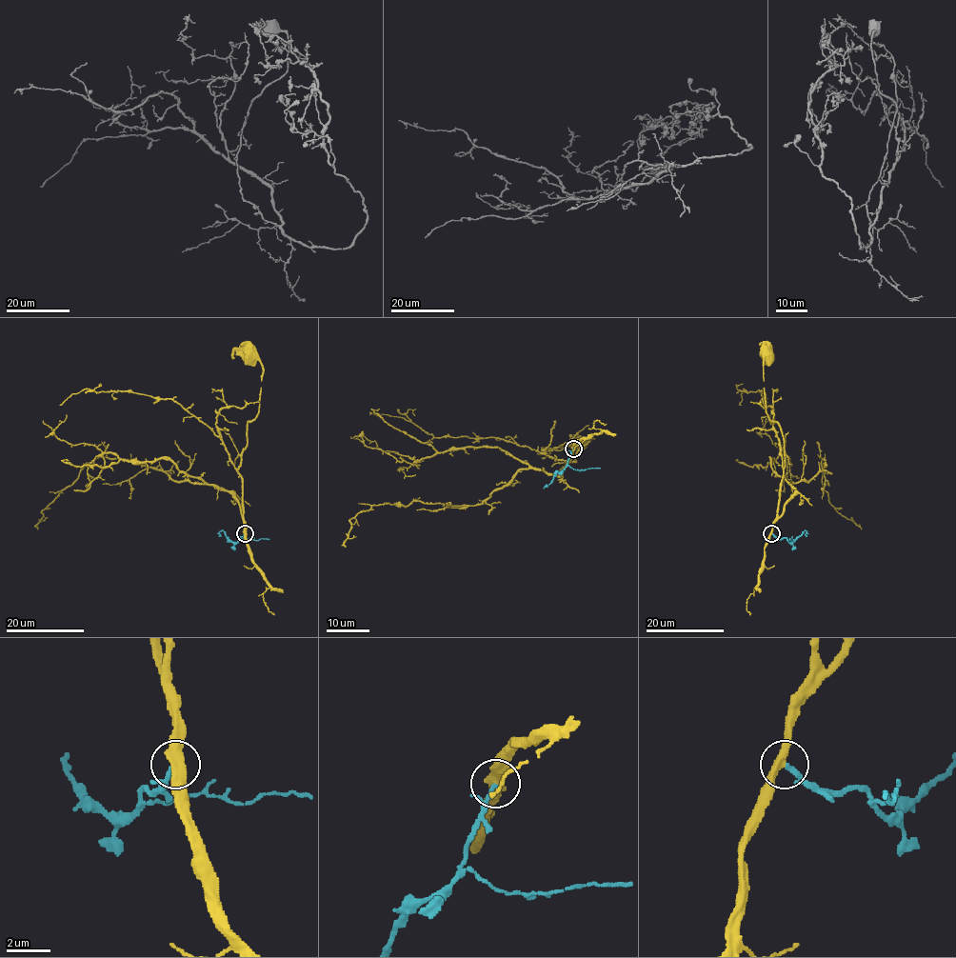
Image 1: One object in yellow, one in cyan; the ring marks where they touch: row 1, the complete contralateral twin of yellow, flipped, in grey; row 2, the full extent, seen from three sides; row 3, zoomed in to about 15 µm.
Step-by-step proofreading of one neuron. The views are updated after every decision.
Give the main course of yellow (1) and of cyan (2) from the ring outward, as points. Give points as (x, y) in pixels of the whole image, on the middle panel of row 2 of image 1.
1: (573, 448), (567, 462), (575, 462), (576, 453), (593, 438), (582, 438), (579, 443)
2: (573, 448), (565, 469), (545, 487)

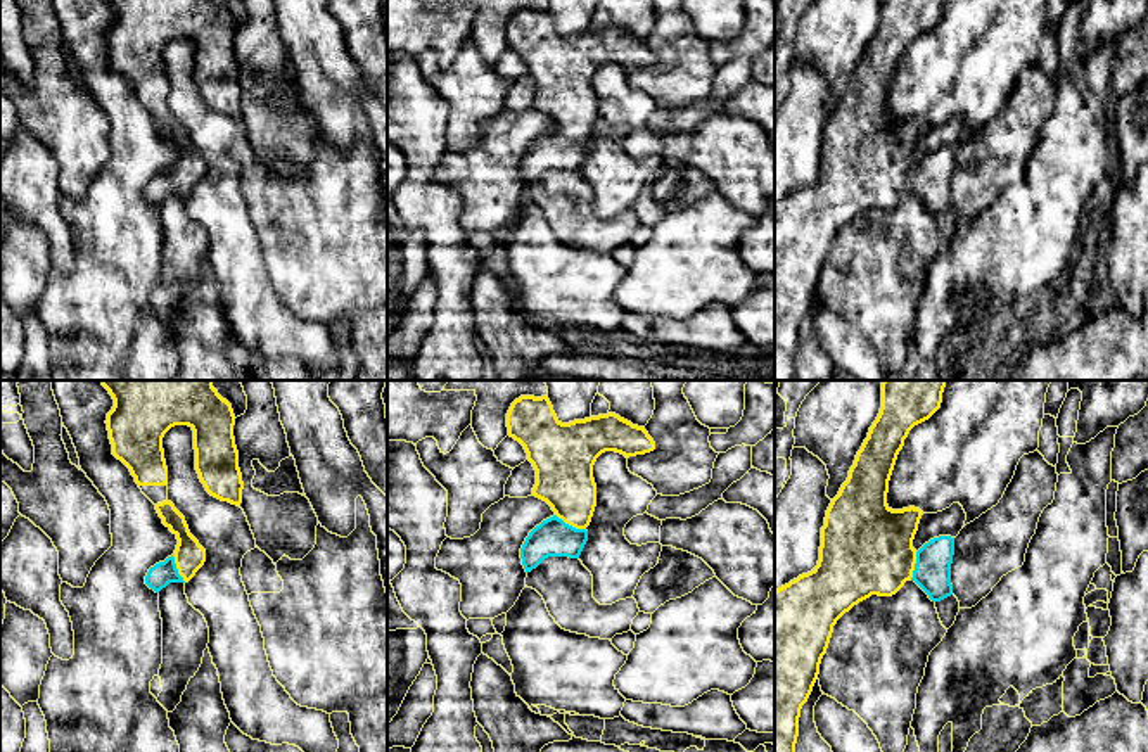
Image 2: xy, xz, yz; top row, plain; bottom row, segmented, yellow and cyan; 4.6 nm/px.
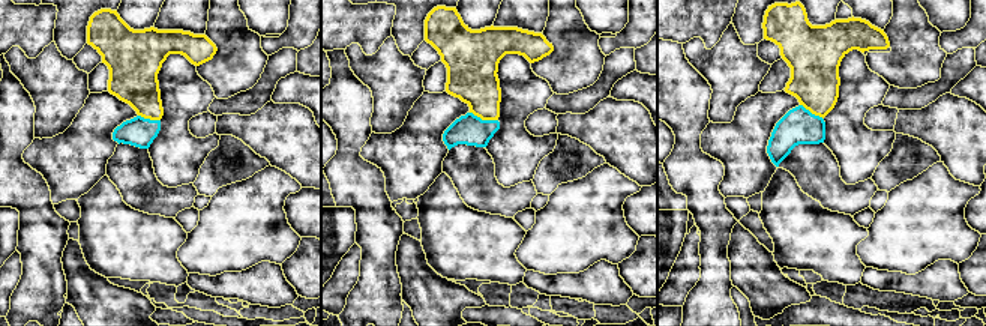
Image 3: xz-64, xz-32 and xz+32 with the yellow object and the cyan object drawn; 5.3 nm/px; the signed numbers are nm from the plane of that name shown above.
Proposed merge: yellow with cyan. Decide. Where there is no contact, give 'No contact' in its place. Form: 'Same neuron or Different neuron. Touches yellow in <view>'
Same neuron. Touches yellow in xz

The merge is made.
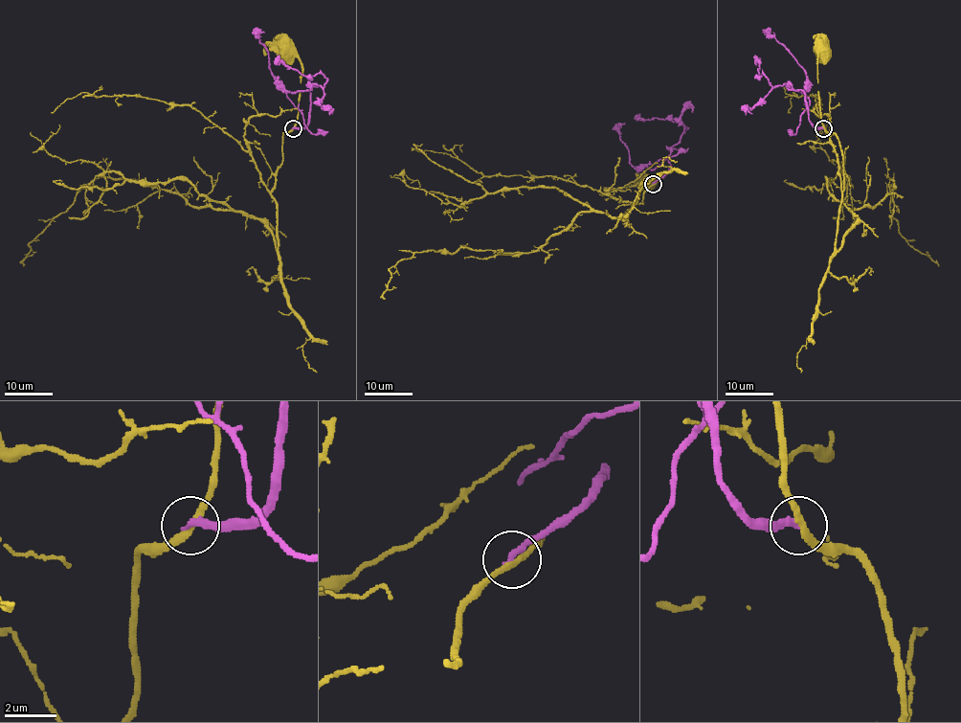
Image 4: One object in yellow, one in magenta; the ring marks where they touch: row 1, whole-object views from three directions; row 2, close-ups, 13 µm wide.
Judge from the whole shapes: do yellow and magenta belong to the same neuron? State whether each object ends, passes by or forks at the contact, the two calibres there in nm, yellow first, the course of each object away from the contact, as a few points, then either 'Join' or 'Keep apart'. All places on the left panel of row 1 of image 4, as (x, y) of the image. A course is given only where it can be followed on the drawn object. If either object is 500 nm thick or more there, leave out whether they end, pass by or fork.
At the ring yellow passes by. At the ring magenta ends. Thickness 260 nm (yellow) against 280 nm. Course of yellow: (294, 128), (302, 62), (285, 51), (286, 46). Course of magenta: (292, 128), (309, 120), (310, 93), (287, 92), (273, 75), (259, 42), (265, 33). Keep apart

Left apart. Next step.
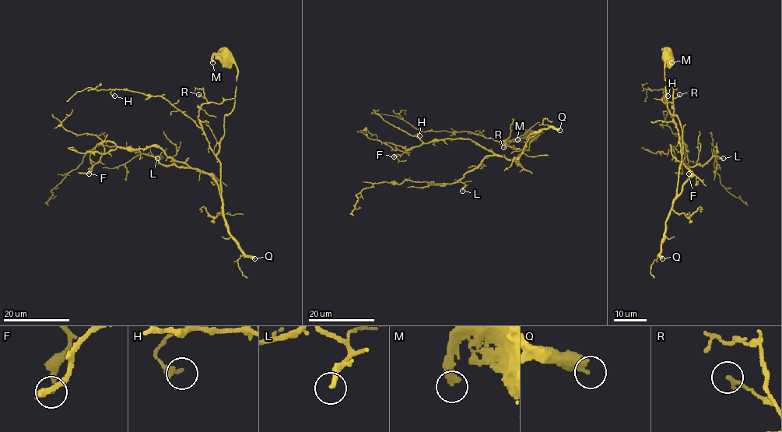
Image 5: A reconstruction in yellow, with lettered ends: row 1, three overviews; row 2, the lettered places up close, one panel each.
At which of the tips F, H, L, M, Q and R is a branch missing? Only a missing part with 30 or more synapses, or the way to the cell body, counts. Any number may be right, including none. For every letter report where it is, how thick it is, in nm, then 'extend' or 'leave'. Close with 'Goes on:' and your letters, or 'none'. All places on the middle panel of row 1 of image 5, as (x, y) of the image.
F: at (394, 156); 240 nm thick; leave
H: at (419, 135); 220 nm thick; leave
L: at (462, 191); 240 nm thick; leave
M: at (517, 139); 240 nm thick; leave
Q: at (559, 130); 420 nm thick; extend
R: at (503, 147); 170 nm thick; leave
Goes on: Q

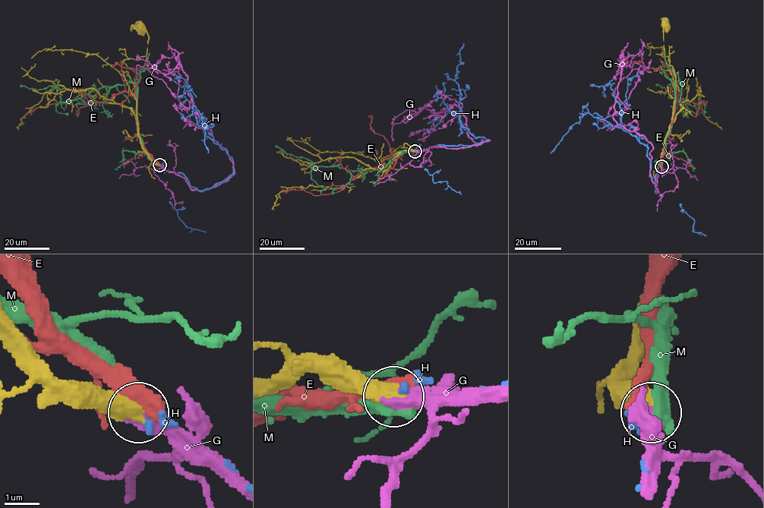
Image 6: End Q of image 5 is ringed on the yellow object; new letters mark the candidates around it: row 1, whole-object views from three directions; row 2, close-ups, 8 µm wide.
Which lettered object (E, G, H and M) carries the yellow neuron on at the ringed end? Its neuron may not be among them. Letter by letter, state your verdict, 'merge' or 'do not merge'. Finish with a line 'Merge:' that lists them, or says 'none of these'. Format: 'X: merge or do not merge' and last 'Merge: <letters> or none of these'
E: do not merge
G: merge
H: do not merge
M: do not merge
Merge: G

